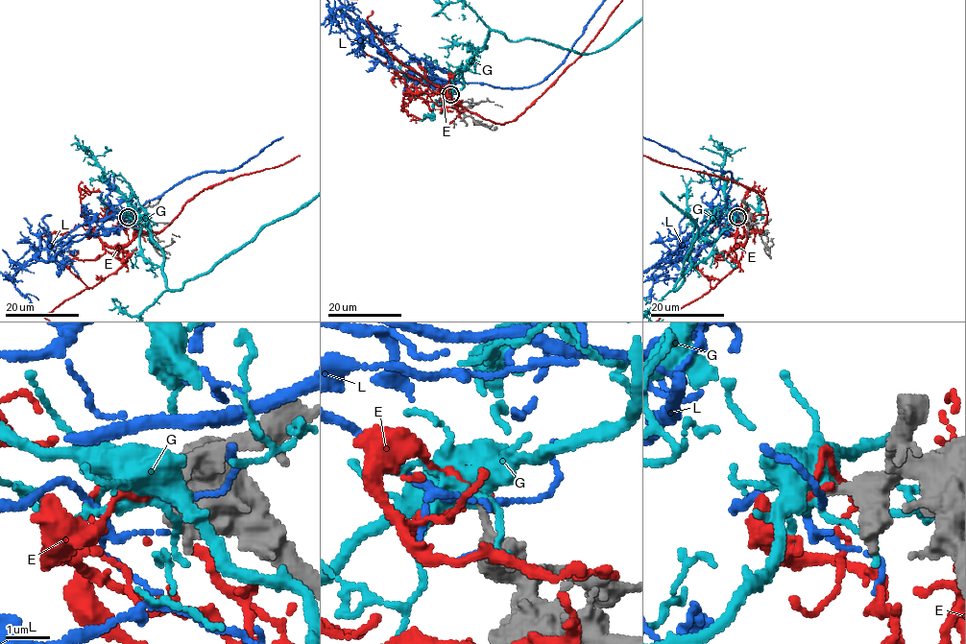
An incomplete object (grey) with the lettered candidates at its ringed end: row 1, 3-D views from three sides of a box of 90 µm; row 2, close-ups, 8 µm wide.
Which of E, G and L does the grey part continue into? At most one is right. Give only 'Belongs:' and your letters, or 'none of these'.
Belongs: none of these

